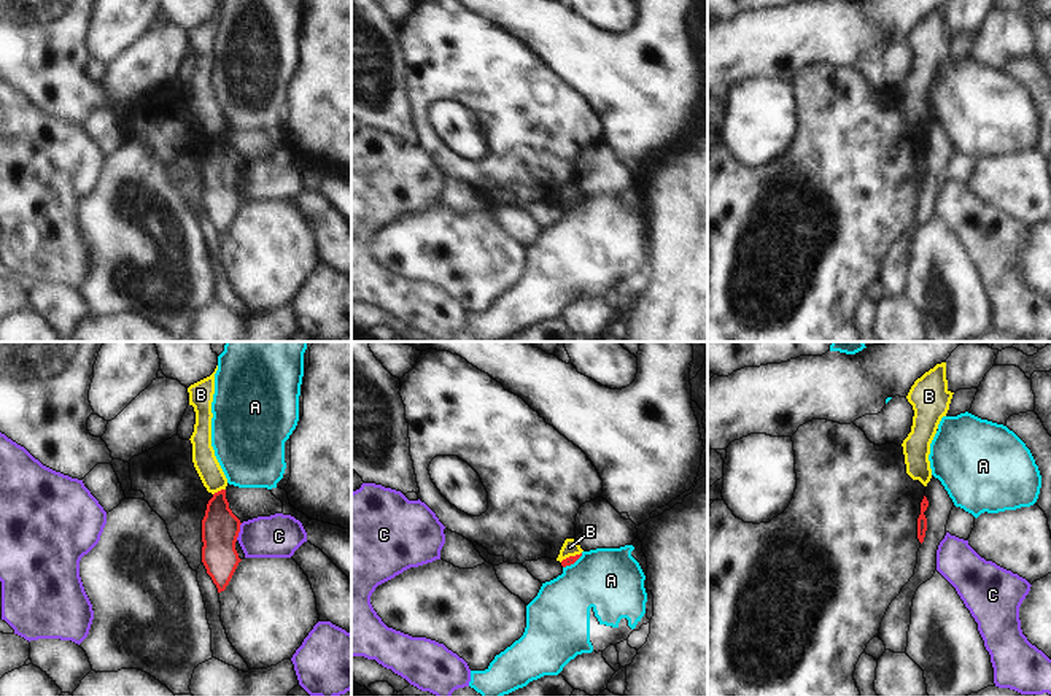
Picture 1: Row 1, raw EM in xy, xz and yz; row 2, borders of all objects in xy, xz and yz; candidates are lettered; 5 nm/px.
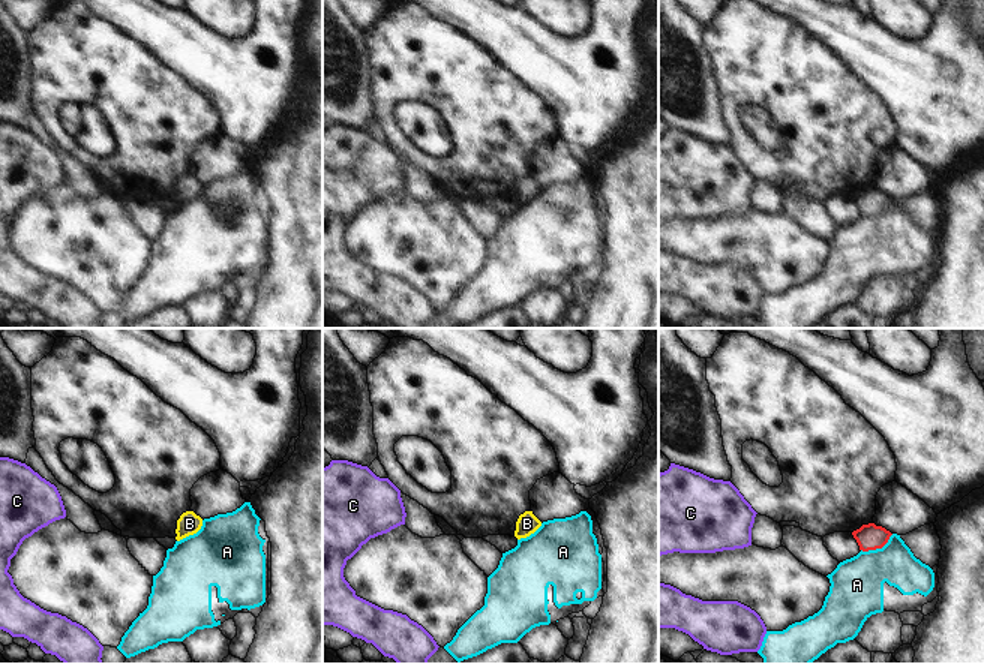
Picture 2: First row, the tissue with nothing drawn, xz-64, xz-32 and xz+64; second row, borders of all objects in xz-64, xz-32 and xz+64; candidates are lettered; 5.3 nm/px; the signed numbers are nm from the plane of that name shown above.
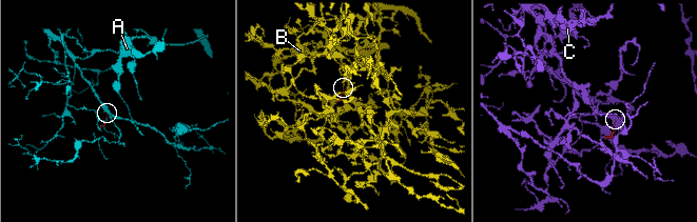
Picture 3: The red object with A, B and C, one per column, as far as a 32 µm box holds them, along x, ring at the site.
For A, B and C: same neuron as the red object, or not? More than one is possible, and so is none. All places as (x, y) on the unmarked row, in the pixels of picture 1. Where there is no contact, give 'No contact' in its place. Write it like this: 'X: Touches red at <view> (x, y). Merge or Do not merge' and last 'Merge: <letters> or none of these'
A: Touches red at xz (573, 207). Do not merge
B: Touches red at xy (218, 135). Do not merge
C: Touches red at xy (239, 175). Do not merge
Merge: none of these.

